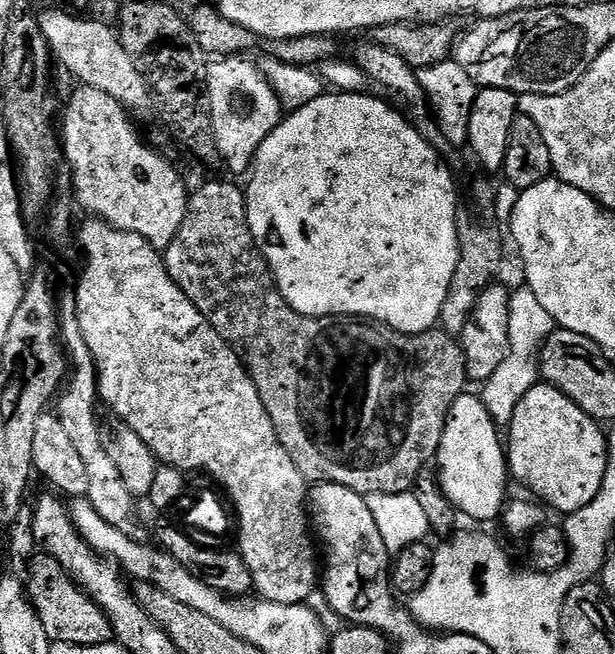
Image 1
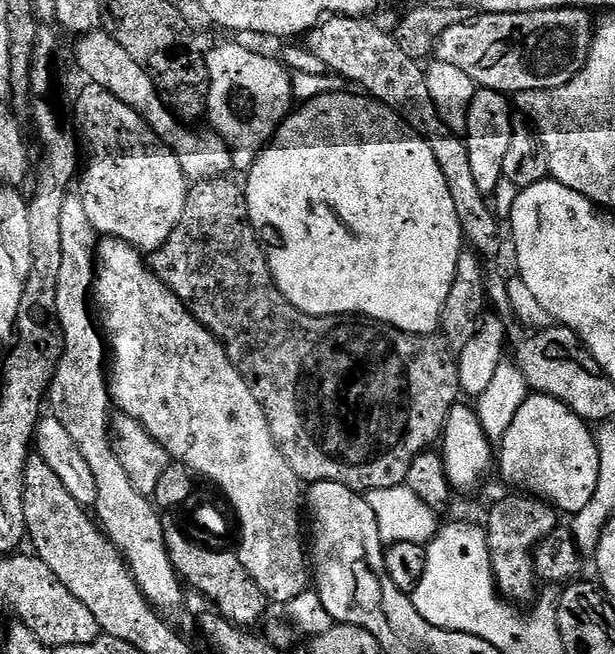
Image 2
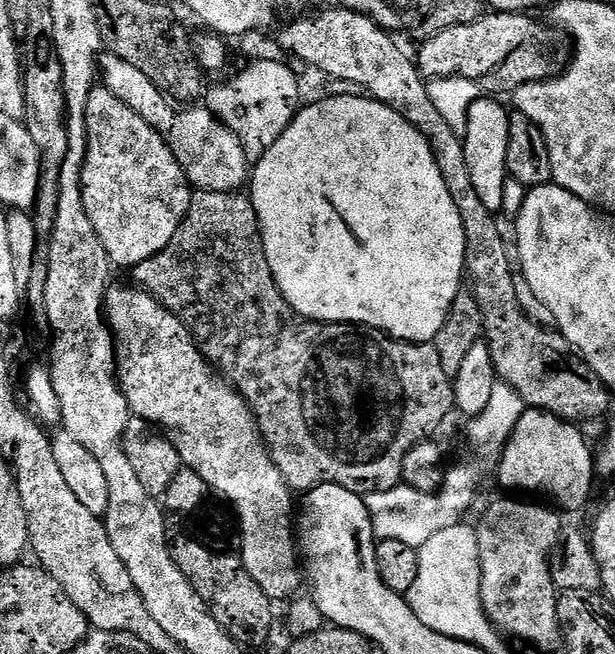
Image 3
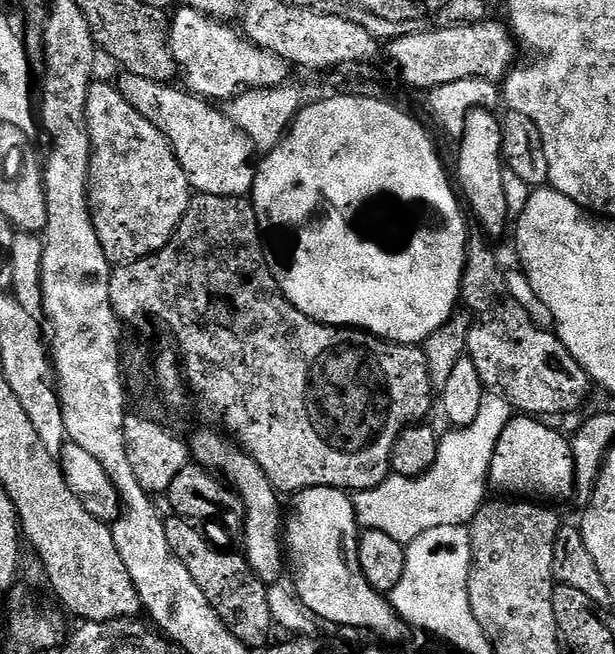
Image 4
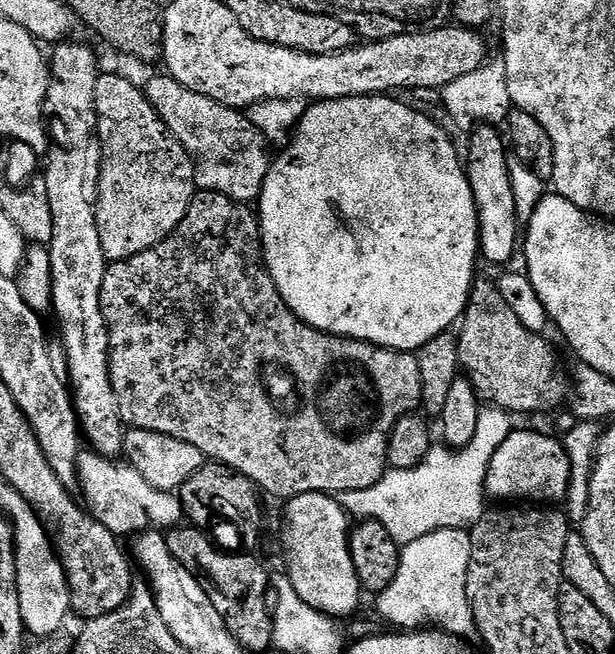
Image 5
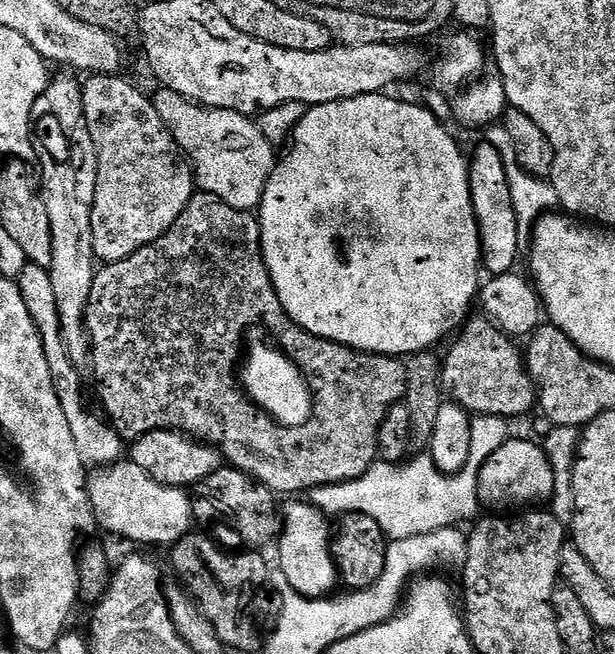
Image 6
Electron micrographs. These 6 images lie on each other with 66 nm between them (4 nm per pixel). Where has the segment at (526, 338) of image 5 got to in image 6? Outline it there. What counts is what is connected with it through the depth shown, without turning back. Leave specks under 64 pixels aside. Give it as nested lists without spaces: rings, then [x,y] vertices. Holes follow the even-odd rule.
[[[469,319],[463,325],[462,331],[455,337],[452,349],[448,352],[448,357],[443,357],[440,369],[440,382],[445,393],[448,392],[453,401],[459,404],[465,412],[476,416],[524,416],[537,403],[536,387],[532,384],[528,376],[526,367],[526,356],[515,339],[497,328],[491,319],[484,320]]]

